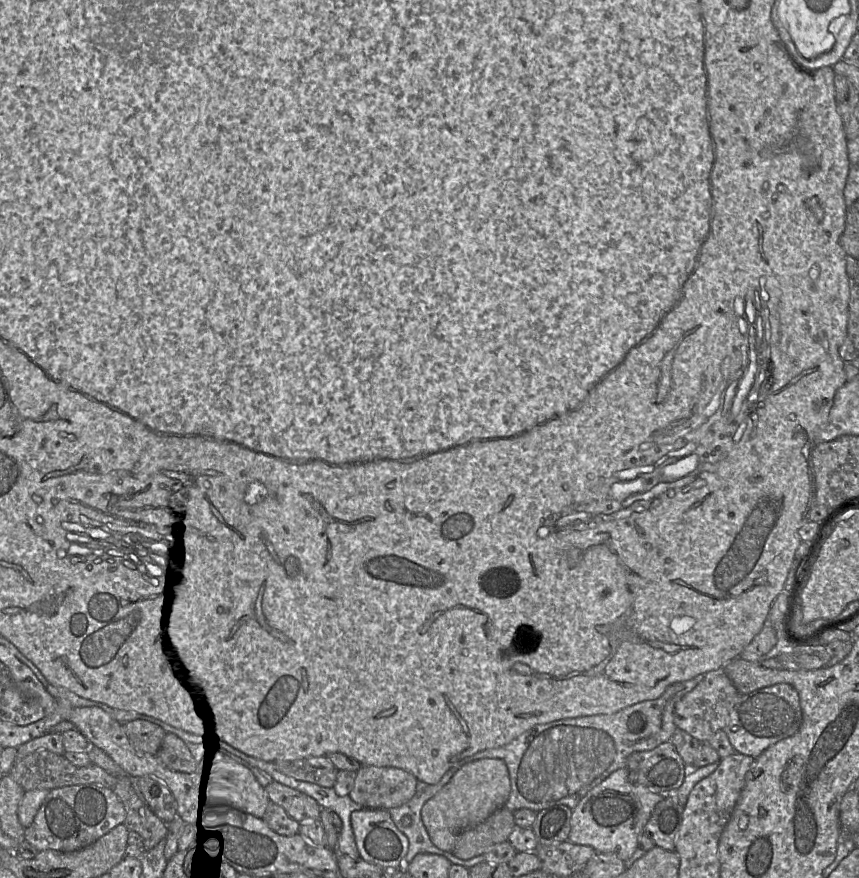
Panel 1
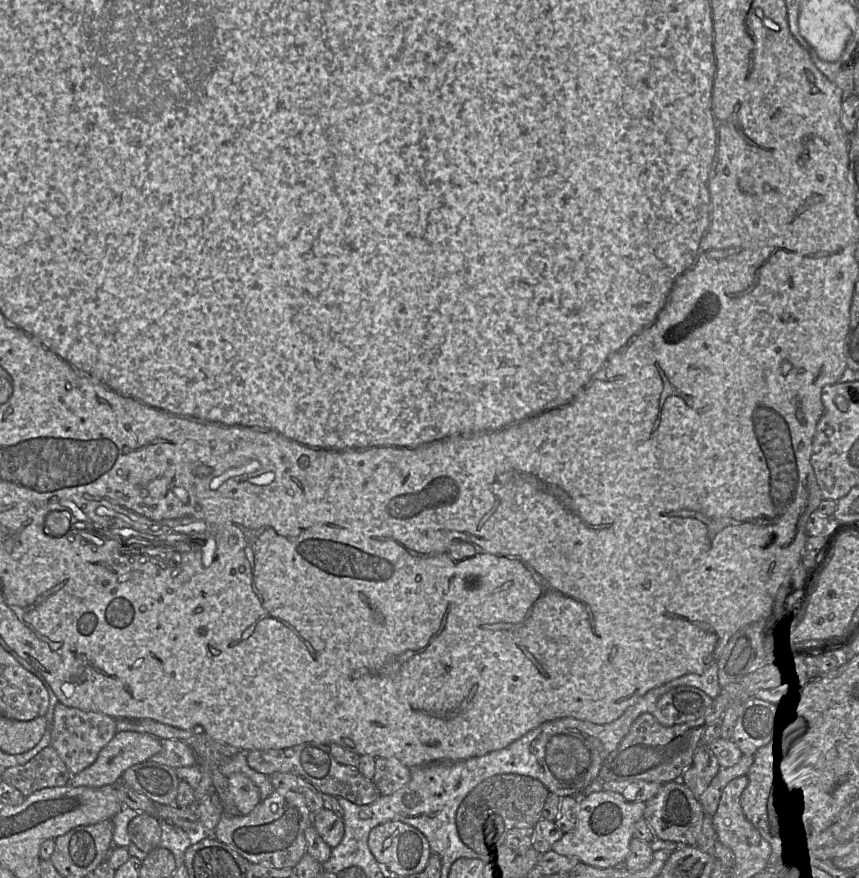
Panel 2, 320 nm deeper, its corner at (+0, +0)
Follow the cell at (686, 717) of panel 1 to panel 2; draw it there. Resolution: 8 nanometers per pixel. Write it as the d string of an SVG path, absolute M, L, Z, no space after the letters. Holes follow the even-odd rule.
M679 685L659 696L649 712L661 725L671 726L687 721L687 716L706 708L712 699L697 687Z

